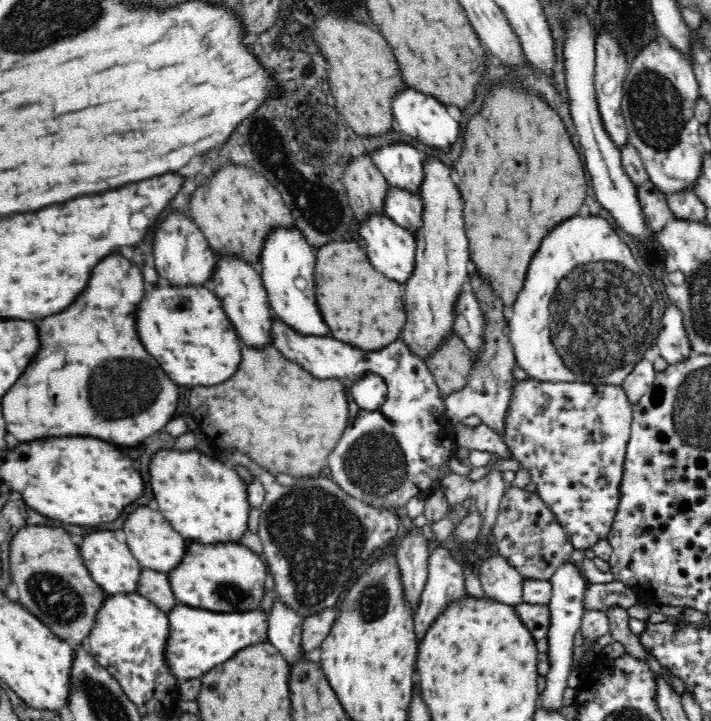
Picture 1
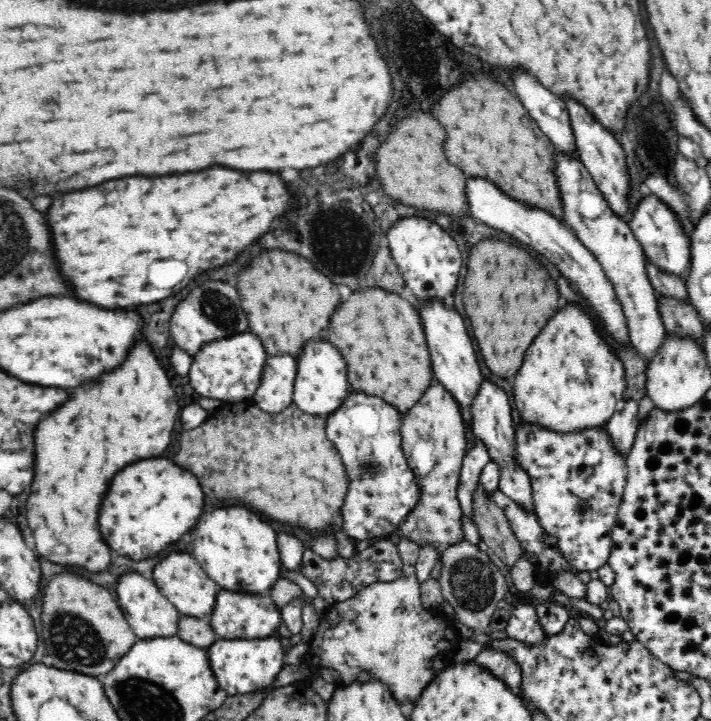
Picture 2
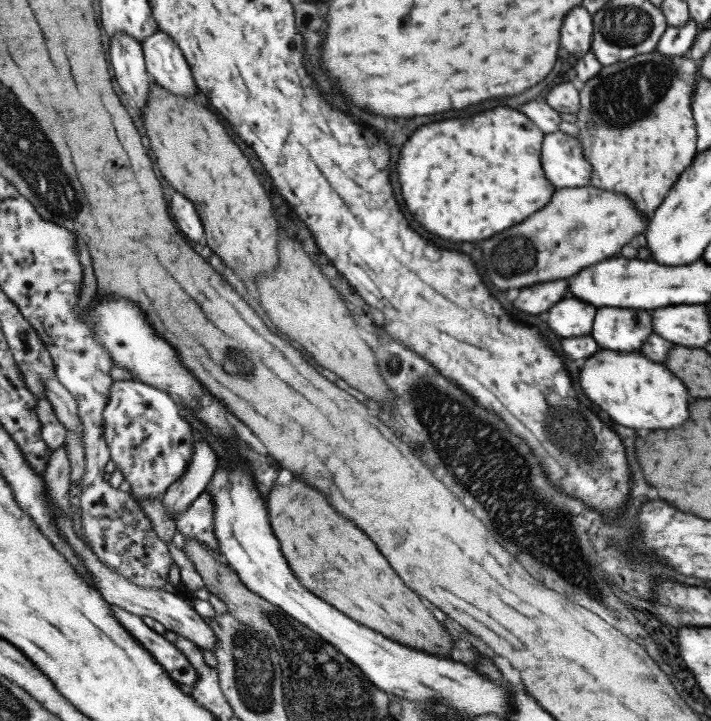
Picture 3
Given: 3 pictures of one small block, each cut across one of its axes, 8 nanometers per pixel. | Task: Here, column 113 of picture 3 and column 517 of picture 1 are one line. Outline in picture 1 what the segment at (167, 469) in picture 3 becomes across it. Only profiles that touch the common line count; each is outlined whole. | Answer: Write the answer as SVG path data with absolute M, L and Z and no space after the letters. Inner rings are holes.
M524 379L516 381L511 386L510 402L505 412L503 431L499 437L508 447L511 458L514 458L518 462L519 468L528 472L528 476L530 476L530 488L543 500L547 509L554 515L556 522L565 530L565 533L569 536L573 550L586 551L593 549L600 540L607 540L610 528L612 528L619 503L619 488L623 478L626 448L631 434L633 405L621 386L610 384L591 385L584 382L540 382L534 379Z

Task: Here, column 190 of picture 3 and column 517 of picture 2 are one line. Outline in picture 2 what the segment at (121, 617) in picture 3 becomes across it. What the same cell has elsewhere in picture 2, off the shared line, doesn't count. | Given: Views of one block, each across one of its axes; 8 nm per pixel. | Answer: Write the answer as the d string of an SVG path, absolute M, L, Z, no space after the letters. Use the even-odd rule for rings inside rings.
M484 647L473 662L482 666L482 668L486 668L486 671L506 683L515 694L518 693L518 686L520 686L520 680L522 680L520 667L506 653Z

